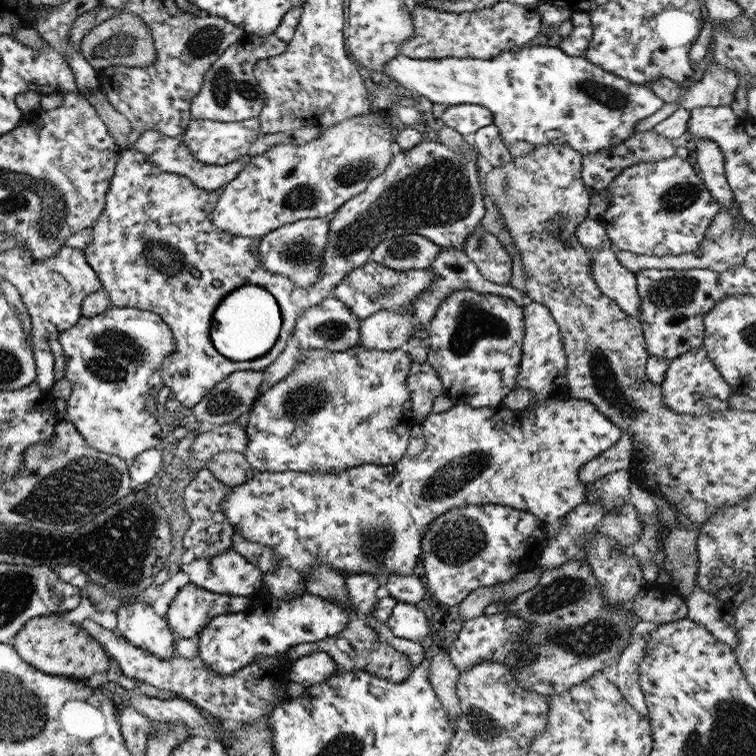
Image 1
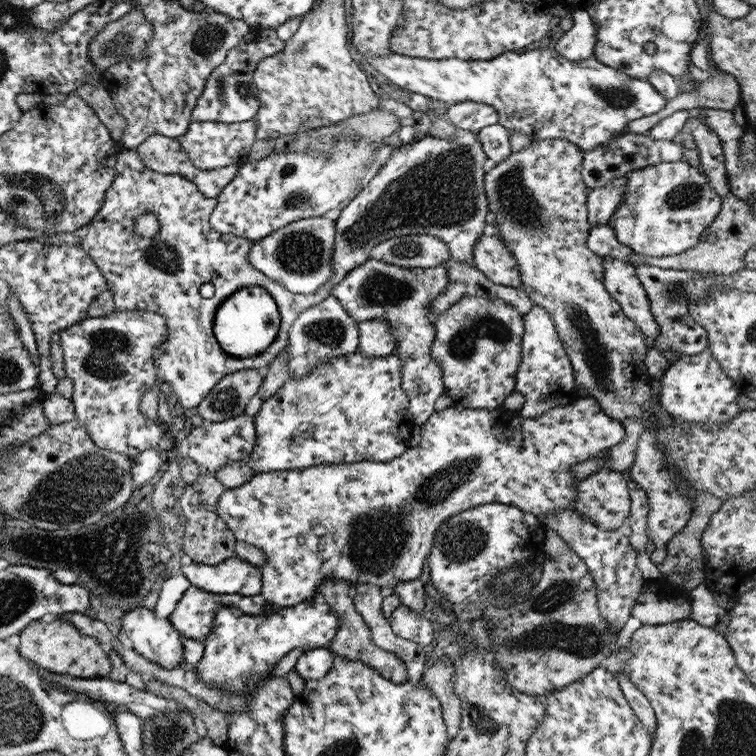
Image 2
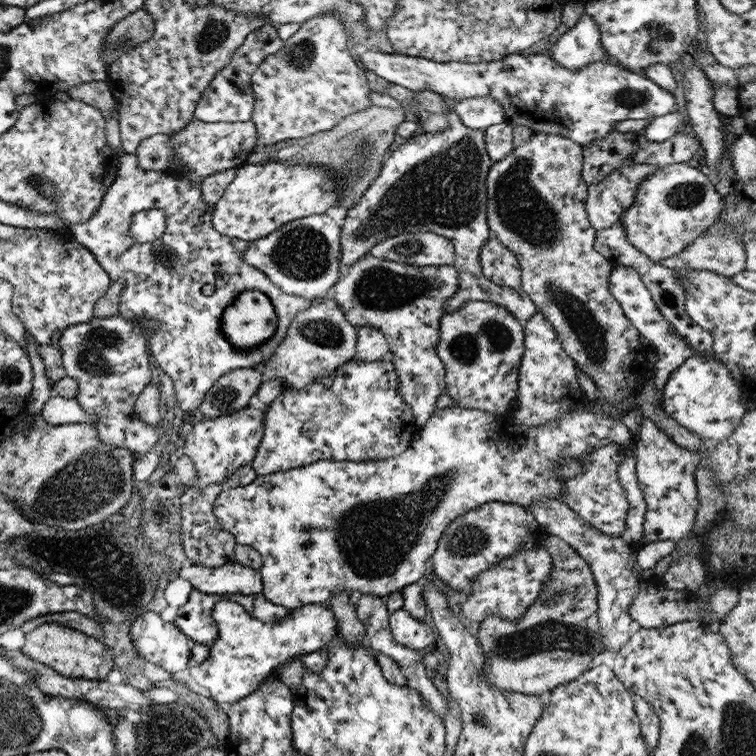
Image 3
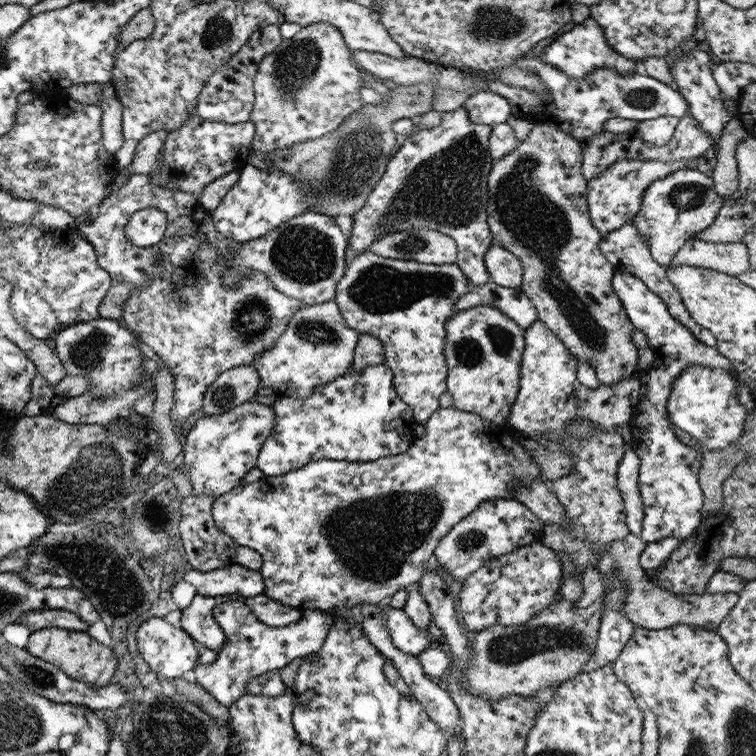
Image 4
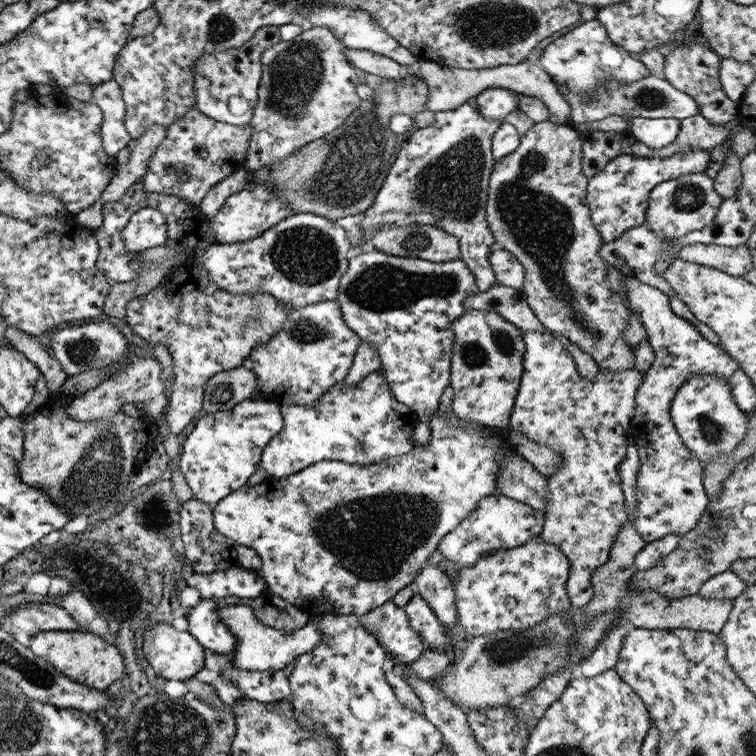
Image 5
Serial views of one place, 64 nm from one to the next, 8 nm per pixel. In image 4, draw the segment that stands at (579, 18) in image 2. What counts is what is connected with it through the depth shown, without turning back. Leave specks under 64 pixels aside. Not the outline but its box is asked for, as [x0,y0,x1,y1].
[540,18,642,80]

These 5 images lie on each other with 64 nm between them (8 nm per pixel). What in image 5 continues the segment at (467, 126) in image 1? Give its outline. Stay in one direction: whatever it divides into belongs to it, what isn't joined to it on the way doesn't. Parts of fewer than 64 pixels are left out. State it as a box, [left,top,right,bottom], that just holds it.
[475,88,518,121]

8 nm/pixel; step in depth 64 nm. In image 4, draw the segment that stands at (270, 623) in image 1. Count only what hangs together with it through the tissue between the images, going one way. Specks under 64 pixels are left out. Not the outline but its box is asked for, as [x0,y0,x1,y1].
[194,599,334,707]

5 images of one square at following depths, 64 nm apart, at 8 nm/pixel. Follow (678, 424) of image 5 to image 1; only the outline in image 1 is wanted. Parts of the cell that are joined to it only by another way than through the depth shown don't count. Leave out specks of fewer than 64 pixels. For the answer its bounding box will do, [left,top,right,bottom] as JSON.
[659,348,732,416]

